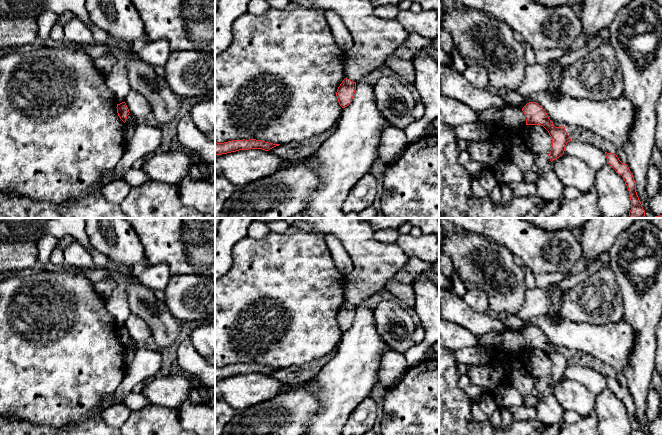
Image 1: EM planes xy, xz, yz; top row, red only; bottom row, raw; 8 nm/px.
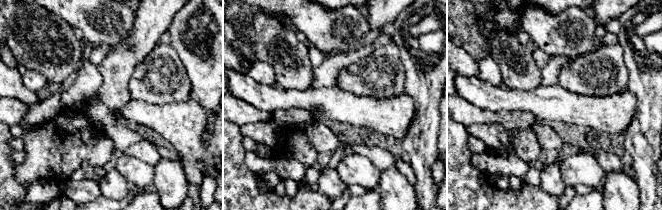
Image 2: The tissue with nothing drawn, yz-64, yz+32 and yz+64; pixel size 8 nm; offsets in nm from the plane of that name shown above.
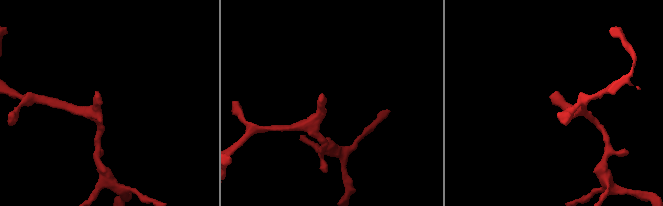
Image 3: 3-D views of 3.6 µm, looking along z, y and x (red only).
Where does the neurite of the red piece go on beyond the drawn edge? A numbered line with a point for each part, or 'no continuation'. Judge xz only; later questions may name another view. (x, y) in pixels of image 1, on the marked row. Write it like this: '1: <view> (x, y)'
1: xz (374, 38)

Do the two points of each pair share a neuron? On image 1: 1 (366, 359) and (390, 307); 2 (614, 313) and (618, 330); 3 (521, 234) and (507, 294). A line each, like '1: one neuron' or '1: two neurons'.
1: two neurons
2: two neurons
3: two neurons

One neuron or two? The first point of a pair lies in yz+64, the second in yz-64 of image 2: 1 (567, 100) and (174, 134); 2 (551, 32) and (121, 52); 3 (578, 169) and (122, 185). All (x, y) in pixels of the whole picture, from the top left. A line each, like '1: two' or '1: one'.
1: one
2: two
3: two

